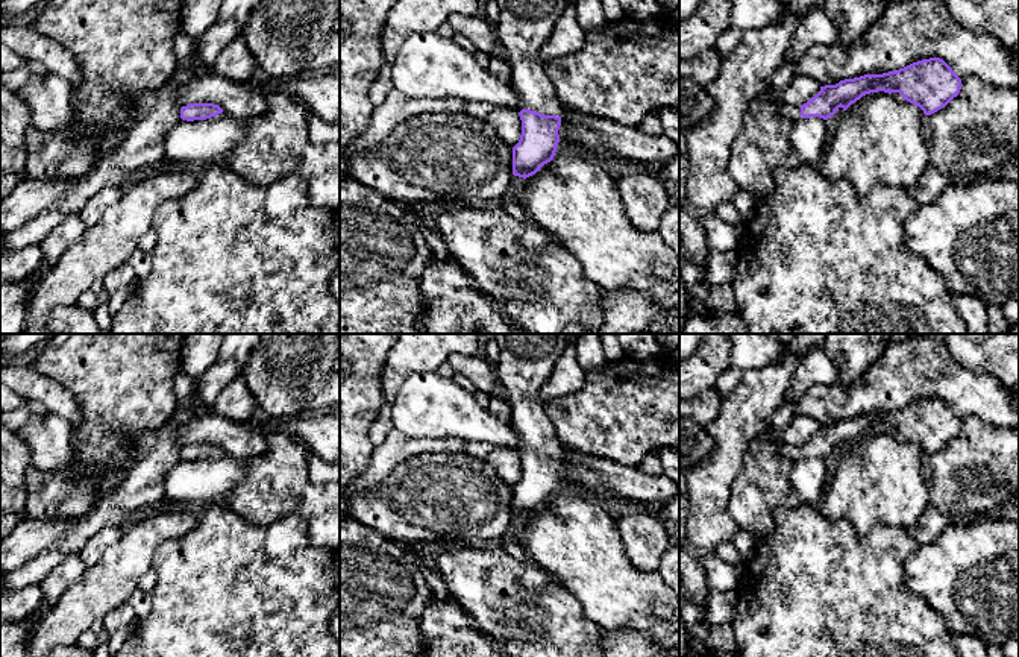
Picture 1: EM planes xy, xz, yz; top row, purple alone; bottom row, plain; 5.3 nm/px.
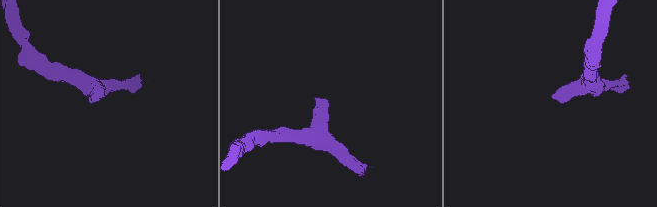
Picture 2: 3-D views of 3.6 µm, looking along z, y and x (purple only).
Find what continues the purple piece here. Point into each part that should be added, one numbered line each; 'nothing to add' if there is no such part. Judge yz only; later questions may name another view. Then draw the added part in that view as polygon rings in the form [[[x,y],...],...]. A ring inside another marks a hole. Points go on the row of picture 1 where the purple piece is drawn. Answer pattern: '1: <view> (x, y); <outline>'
1: yz (783, 110); [[[781,100],[776,103],[776,114],[785,120],[789,120],[792,124],[802,118],[801,108],[790,106]]]

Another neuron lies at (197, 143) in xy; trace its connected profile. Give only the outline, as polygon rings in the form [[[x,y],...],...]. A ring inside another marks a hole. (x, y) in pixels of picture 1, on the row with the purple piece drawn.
[[[230,115],[206,120],[179,120],[165,135],[165,158],[206,167],[234,150],[247,135],[247,120]]]

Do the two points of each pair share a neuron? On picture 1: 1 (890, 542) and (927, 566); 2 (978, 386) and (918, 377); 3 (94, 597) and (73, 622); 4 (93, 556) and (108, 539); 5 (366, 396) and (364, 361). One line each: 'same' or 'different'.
1: different
2: same
3: same
4: same
5: same

